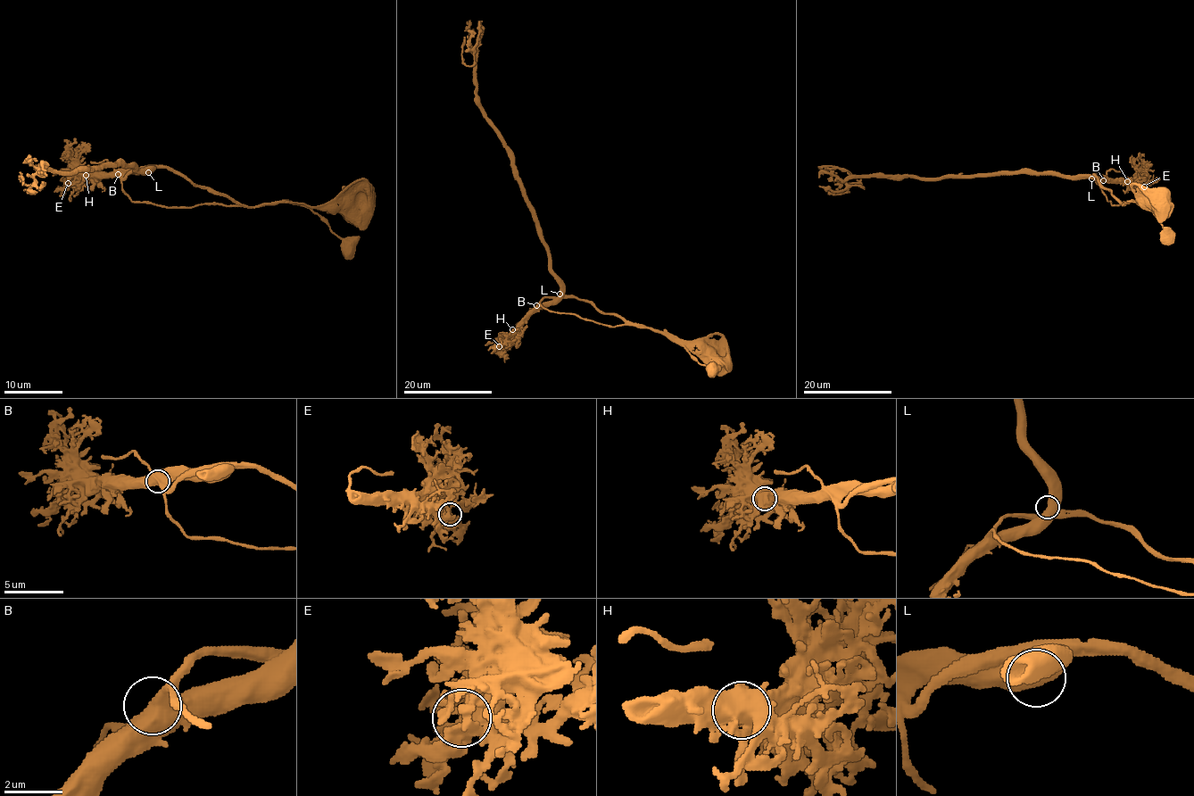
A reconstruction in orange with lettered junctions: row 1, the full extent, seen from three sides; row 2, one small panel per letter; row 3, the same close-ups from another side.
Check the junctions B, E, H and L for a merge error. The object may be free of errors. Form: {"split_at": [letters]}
{"split_at": ["B"]}

